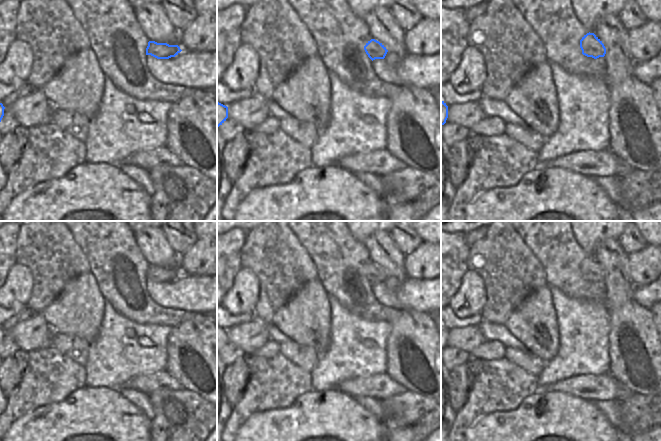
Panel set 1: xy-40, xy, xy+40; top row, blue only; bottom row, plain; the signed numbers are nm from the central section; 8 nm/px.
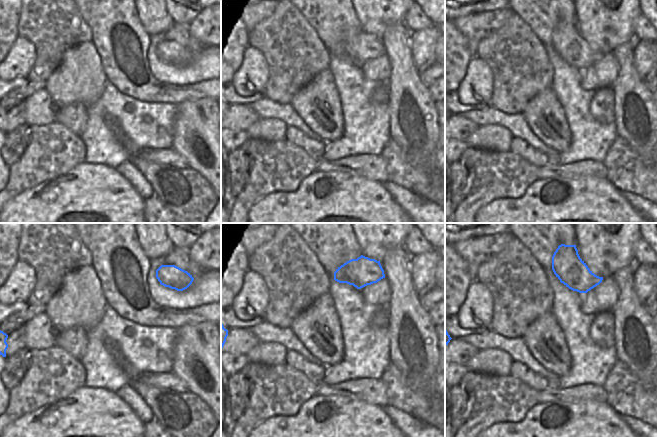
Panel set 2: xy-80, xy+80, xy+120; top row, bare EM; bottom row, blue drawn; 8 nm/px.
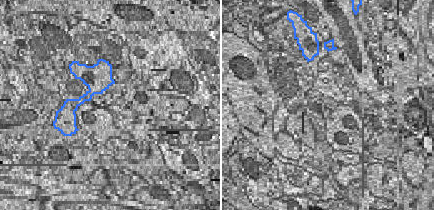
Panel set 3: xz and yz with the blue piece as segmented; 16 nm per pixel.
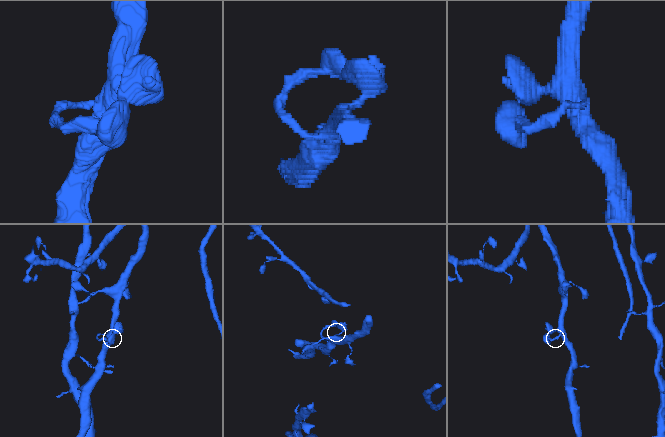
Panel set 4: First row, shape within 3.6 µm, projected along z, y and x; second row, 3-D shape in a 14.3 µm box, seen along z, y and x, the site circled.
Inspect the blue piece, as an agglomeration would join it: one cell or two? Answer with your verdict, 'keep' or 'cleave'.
keep

